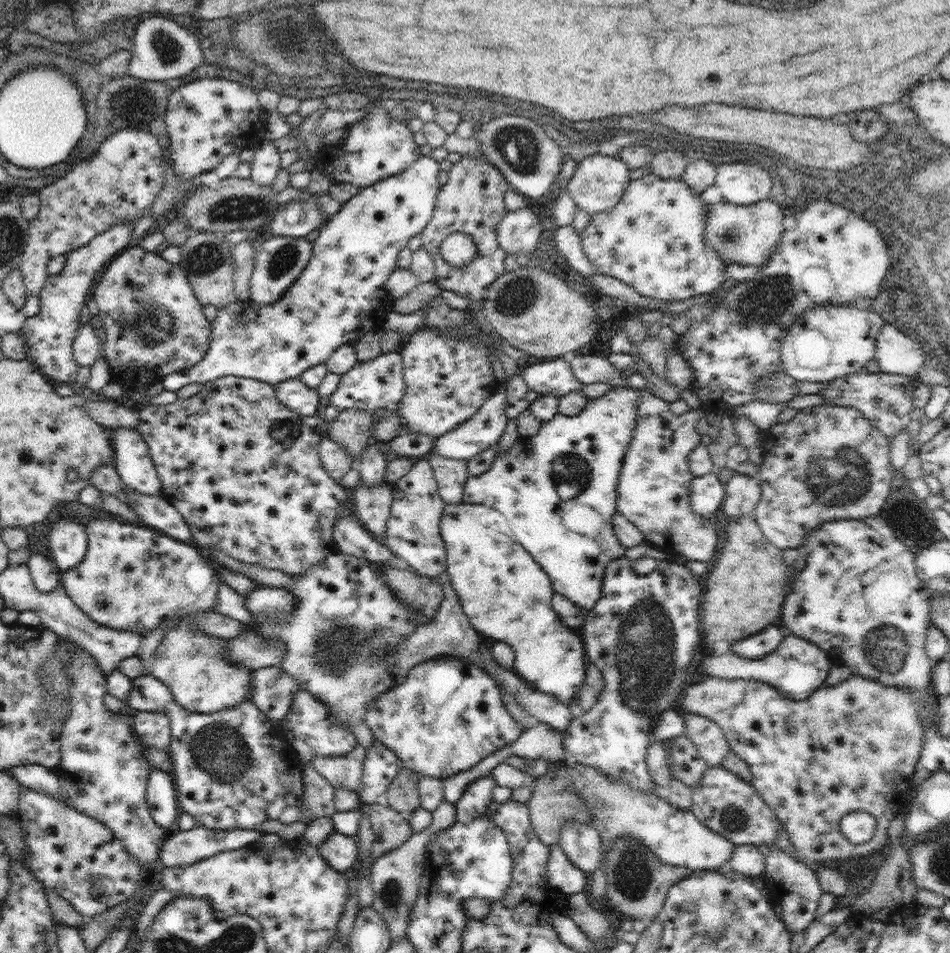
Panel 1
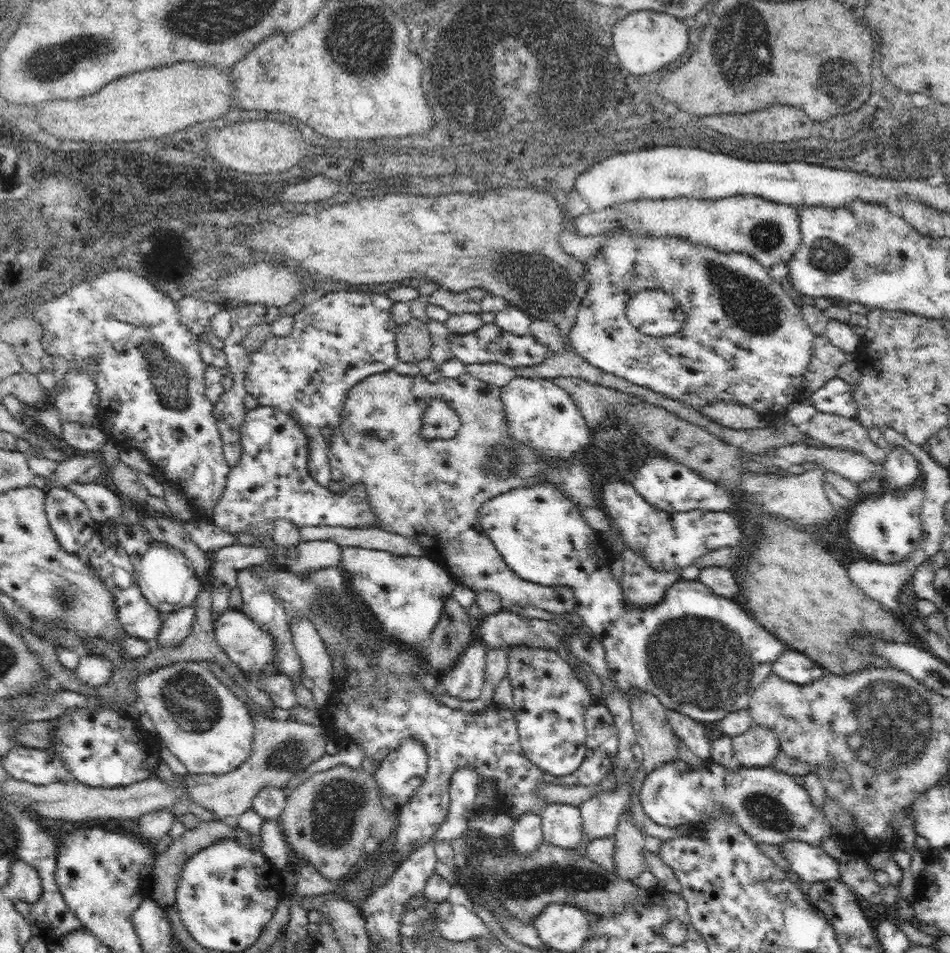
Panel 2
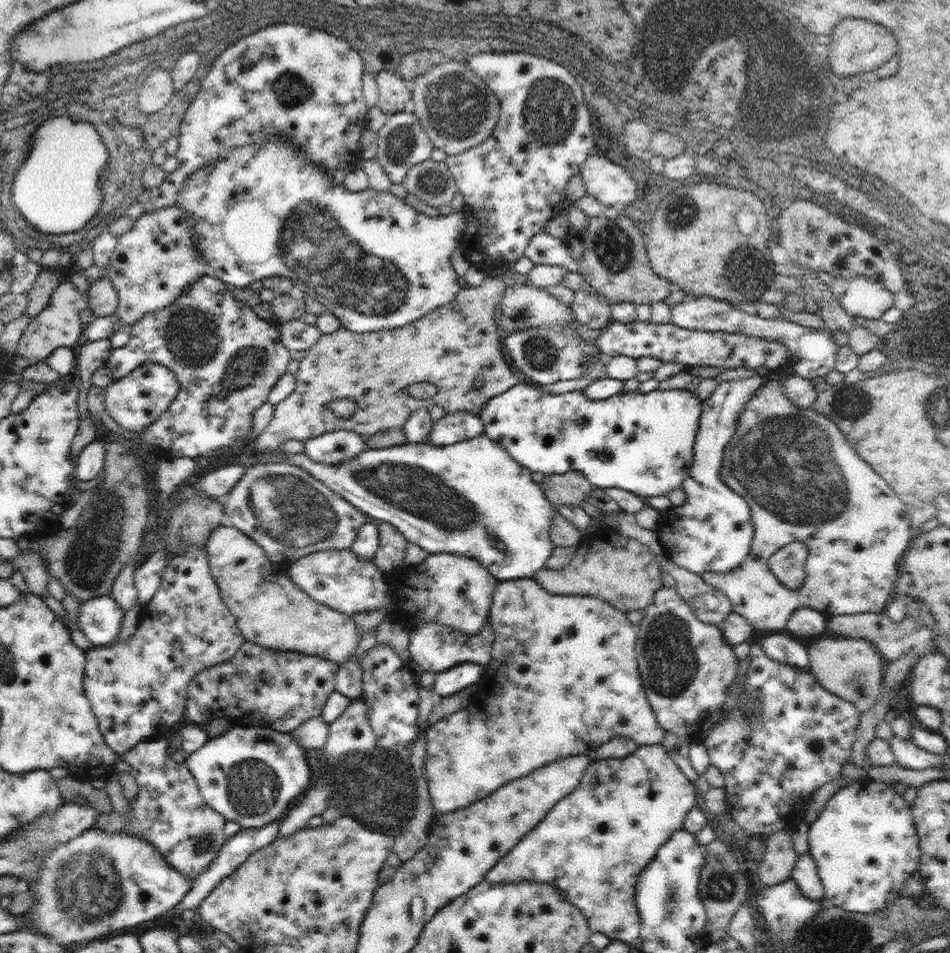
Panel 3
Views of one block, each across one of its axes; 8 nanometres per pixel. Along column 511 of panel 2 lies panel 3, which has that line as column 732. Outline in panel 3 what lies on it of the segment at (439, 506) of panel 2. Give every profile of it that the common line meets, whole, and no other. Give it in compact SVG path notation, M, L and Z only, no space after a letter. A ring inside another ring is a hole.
M771 371L766 383L746 401L746 407L738 417L736 430L724 447L719 478L726 487L740 494L752 510L752 547L740 567L728 572L706 571L700 574L712 588L724 592L733 610L754 628L768 628L776 632L786 628L796 608L813 608L827 619L836 615L884 612L894 596L900 572L898 562L916 534L911 528L910 513L904 501L884 482L880 474L876 474L858 456L856 446L848 442L838 425L814 407L796 407L794 401L784 393L784 380L790 376ZM794 540L800 540L808 547L805 581L796 590L780 582L768 564L774 552Z

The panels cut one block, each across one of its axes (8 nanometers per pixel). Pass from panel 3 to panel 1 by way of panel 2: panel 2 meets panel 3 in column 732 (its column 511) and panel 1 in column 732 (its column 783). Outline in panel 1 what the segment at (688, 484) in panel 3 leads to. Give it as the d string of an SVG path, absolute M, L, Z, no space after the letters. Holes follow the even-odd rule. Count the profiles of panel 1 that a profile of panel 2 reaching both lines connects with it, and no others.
M773 625L770 628L763 628L762 632L758 631L752 636L736 640L730 646L732 646L734 654L738 654L738 656L758 660L758 658L772 654L780 646L784 637L781 627Z

